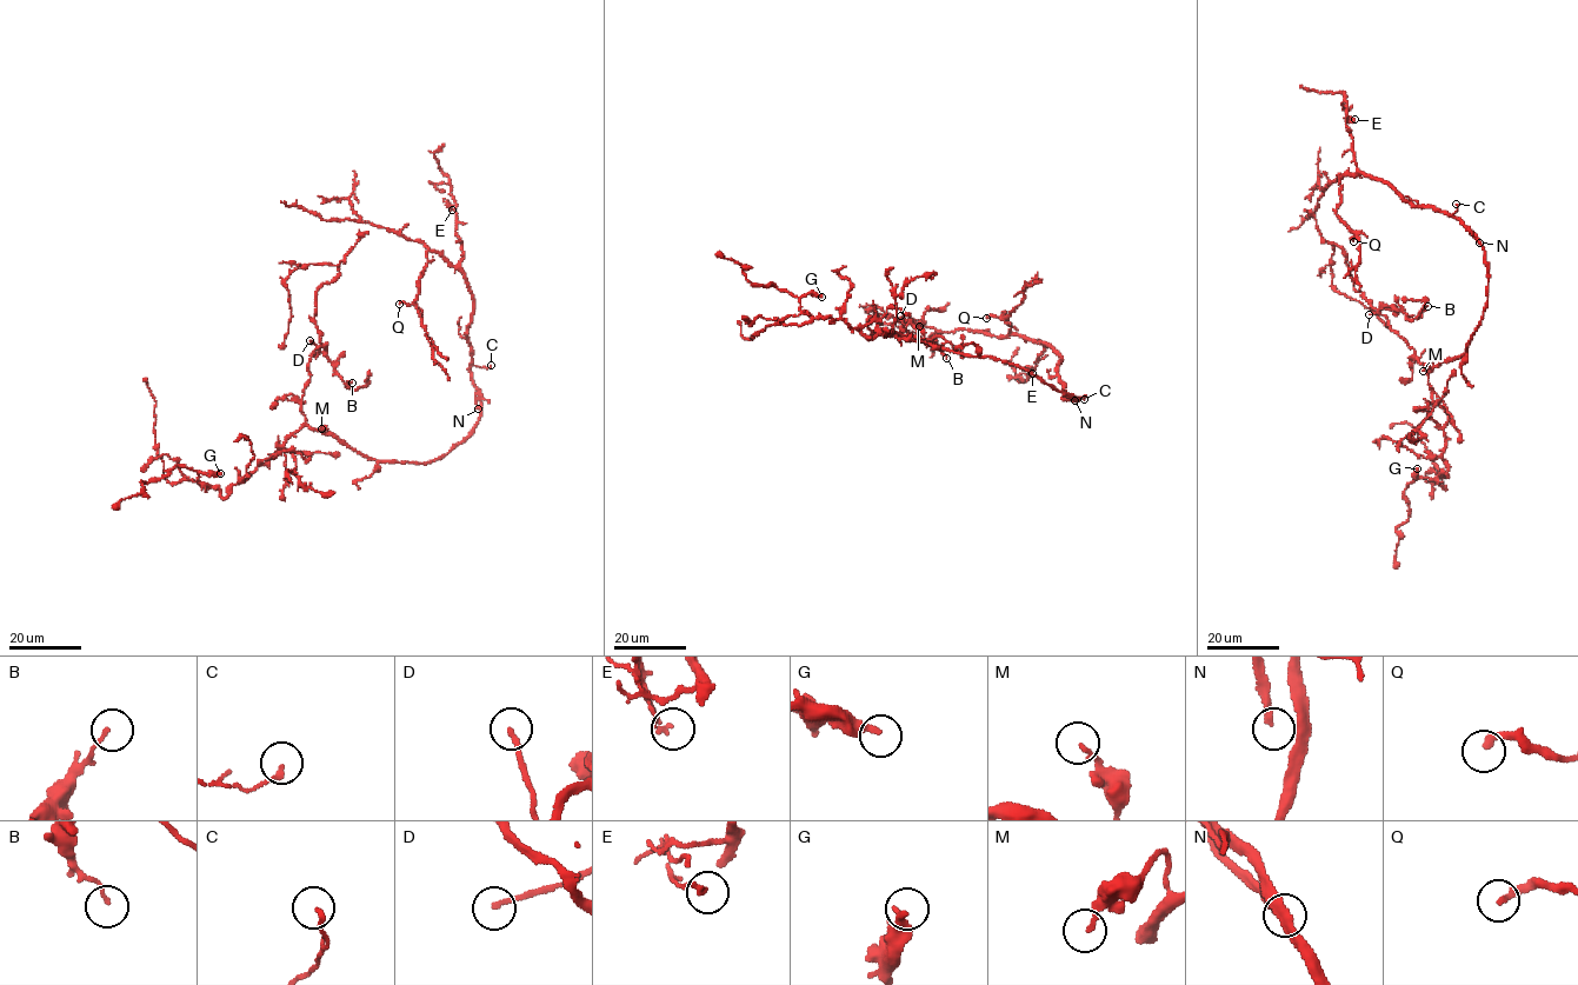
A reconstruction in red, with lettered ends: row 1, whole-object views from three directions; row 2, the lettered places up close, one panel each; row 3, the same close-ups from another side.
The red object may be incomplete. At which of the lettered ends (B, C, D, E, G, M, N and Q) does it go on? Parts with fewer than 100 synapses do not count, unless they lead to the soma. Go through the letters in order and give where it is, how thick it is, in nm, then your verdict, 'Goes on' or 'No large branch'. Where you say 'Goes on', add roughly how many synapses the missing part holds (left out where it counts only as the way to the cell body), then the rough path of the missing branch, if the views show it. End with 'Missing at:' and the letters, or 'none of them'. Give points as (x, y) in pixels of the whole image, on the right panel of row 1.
B: Place: (1427, 306). Thickness 120 nm. No large branch
C: Place: (1456, 204). Thickness 150 nm. No large branch
D: Place: (1369, 314). Thickness 150 nm. No large branch
E: Place: (1355, 119). Thickness 150 nm. No large branch
G: Place: (1417, 468). Thickness 320 nm. No large branch
M: Place: (1423, 371). Thickness 160 nm. No large branch
N: Place: (1479, 243). Thickness 240 nm. Goes on. Course of what is missing: (1479, 243), (1484, 257), (1479, 254), (1492, 241), (1503, 218), (1522, 220), (1531, 203)
Q: Place: (1353, 241). Thickness 240 nm. No large branch
Missing at: N

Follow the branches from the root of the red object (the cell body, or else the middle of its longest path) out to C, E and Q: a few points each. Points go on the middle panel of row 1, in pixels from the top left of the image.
C: (1026, 370), (1078, 400), (1066, 399), (1066, 396), (1084, 399)
E: (1026, 370), (1077, 401), (1064, 398), (1054, 347), (1044, 344), (1027, 371), (1032, 373)
Q: (1026, 370), (1077, 401), (1064, 398), (1058, 374), (1060, 353), (1054, 348), (1011, 333), (1005, 311), (986, 318)

